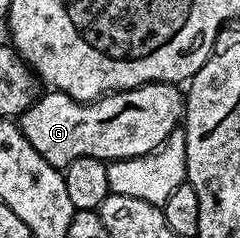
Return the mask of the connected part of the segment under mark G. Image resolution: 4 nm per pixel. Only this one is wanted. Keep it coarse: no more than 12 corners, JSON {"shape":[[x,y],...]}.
{"shape":[[172,82],[77,102],[50,90],[18,115],[48,164],[150,154],[179,129]]}

